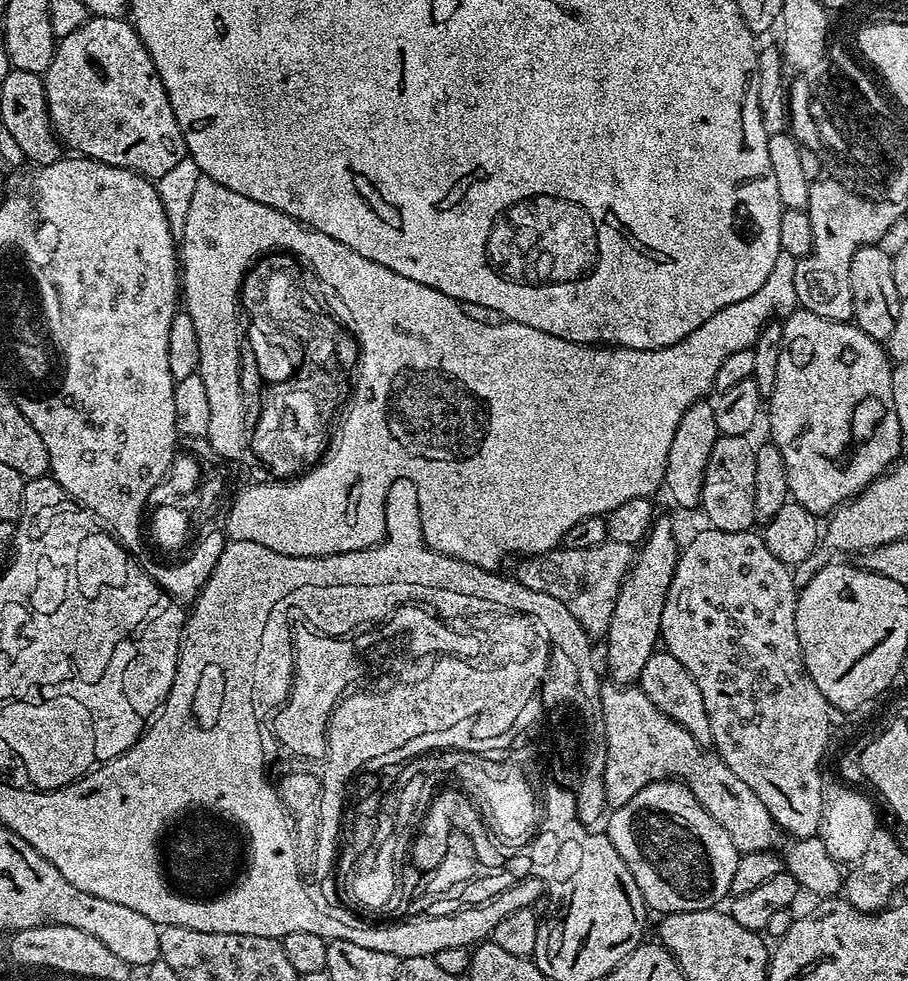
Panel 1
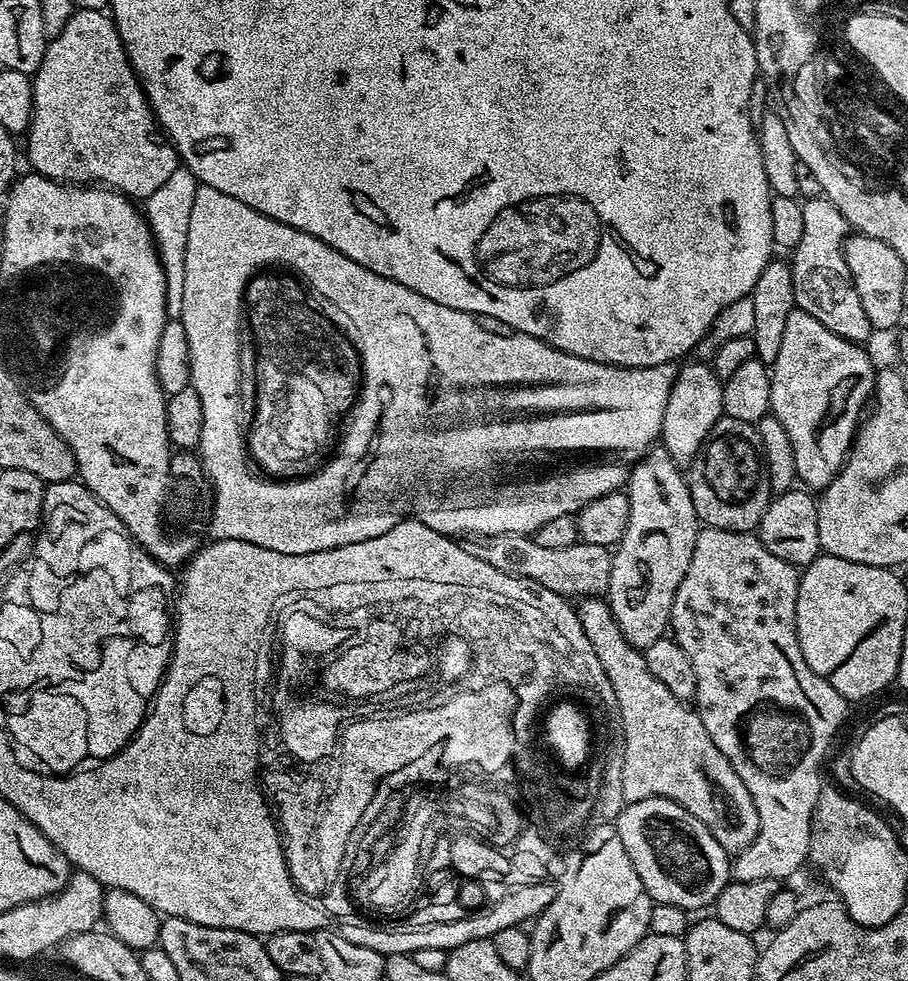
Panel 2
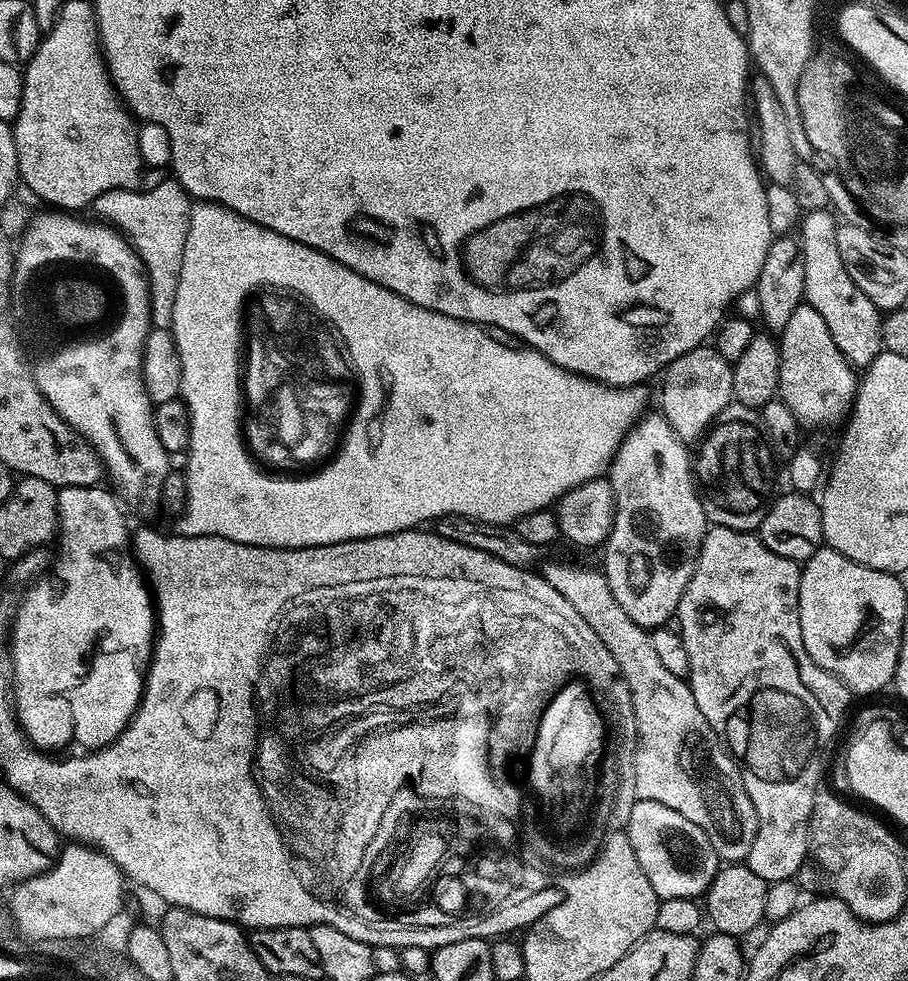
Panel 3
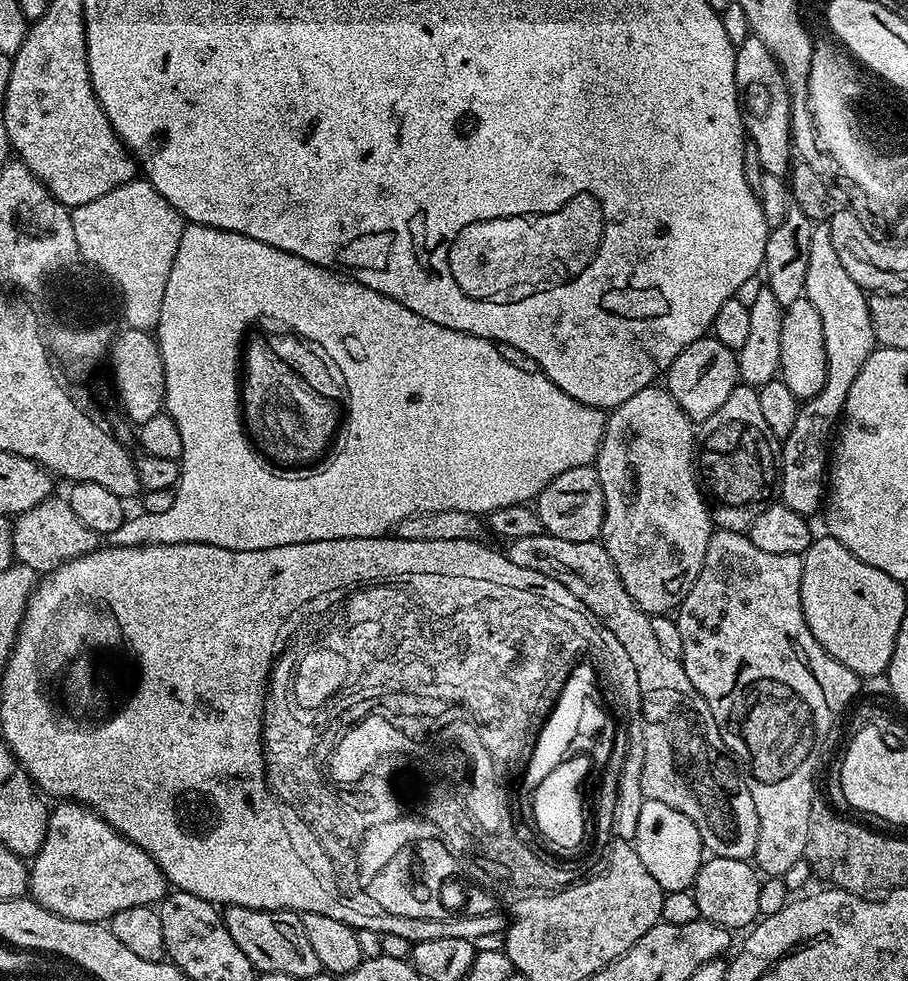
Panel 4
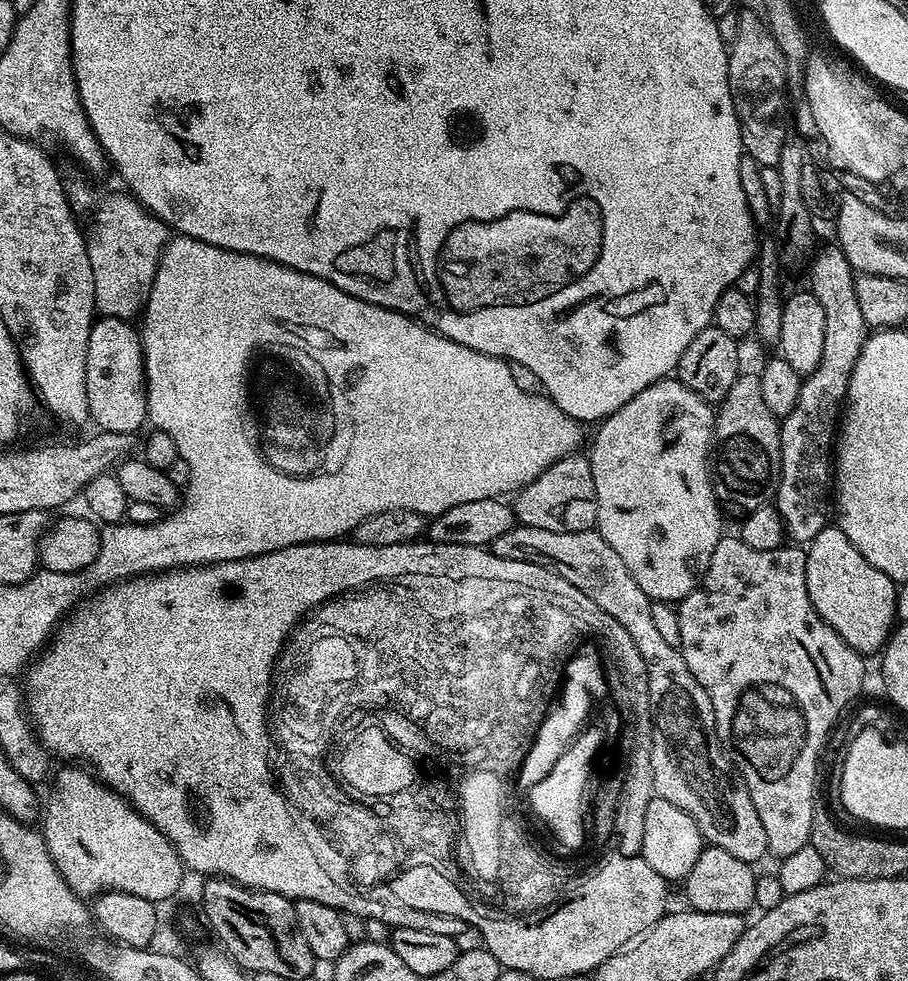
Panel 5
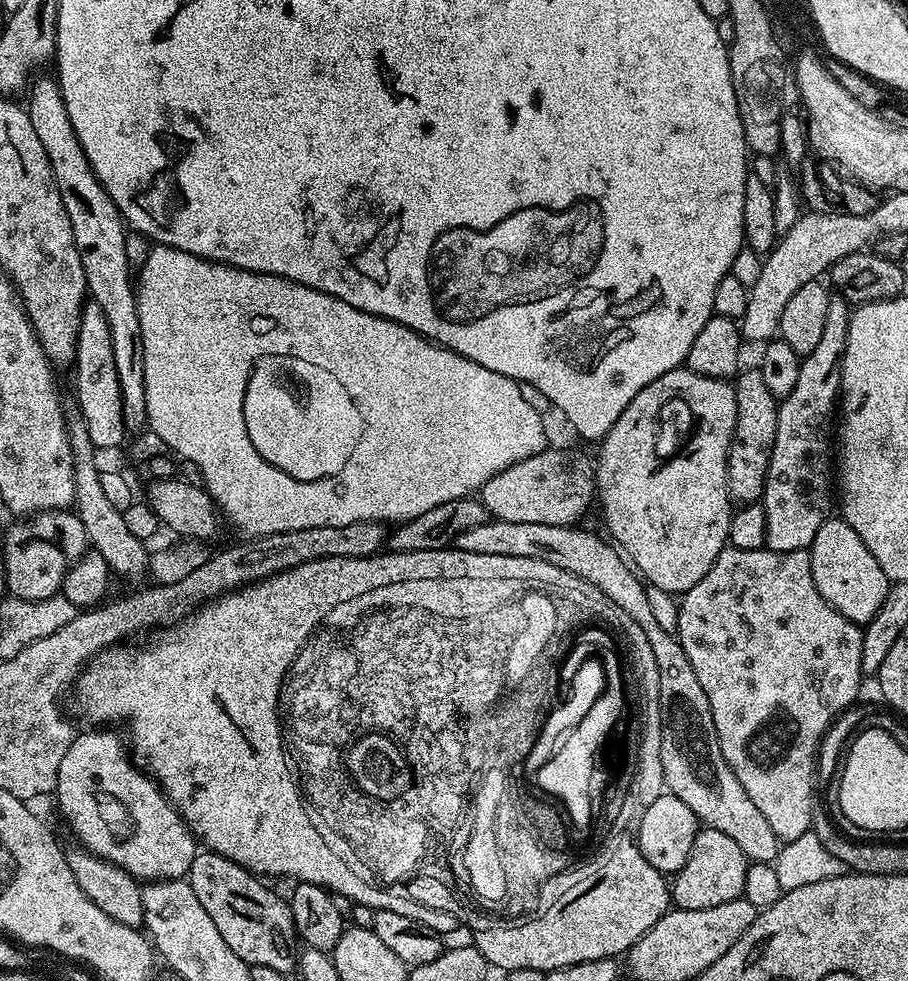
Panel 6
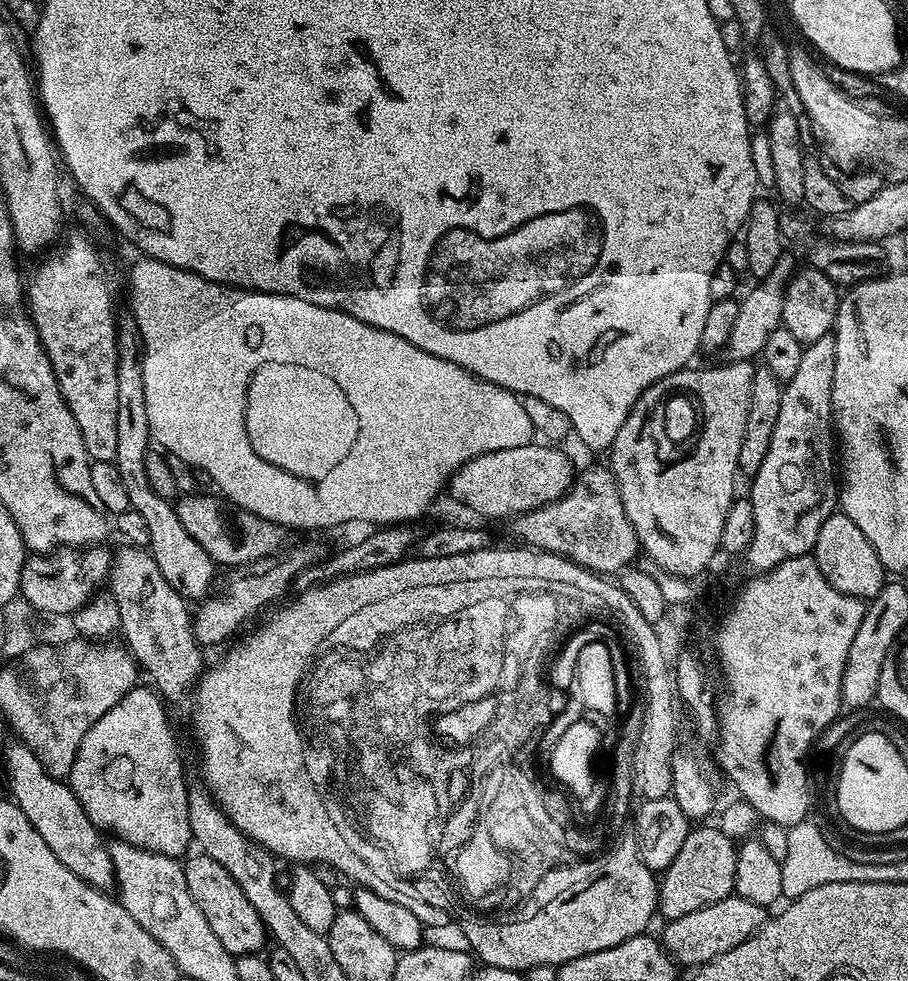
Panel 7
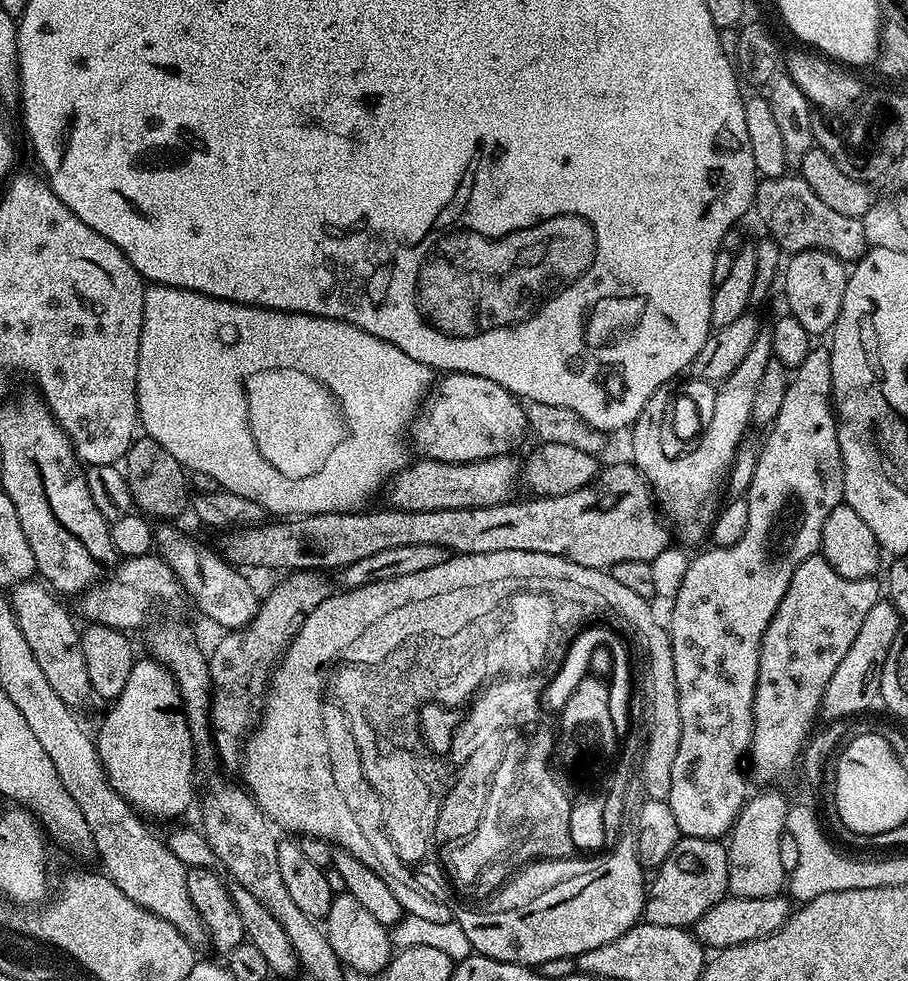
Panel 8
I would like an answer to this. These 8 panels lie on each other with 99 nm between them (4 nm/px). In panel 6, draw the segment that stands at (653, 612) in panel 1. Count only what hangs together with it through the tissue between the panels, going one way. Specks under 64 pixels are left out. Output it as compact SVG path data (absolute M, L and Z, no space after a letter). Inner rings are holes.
M681 366L675 372L662 374L662 378L650 382L650 386L642 389L630 402L630 406L626 406L626 410L622 410L618 422L614 422L614 426L610 426L604 439L599 441L600 453L594 456L596 494L598 508L600 504L601 510L604 511L604 522L608 526L609 532L607 535L619 545L633 569L653 588L666 590L673 594L688 592L694 586L698 586L698 582L702 582L702 578L706 578L706 570L710 570L710 566L714 566L718 554L728 544L728 531L734 511L734 501L728 494L728 451L734 434L737 414L736 389L729 381L706 378L702 374L690 372L687 367Z

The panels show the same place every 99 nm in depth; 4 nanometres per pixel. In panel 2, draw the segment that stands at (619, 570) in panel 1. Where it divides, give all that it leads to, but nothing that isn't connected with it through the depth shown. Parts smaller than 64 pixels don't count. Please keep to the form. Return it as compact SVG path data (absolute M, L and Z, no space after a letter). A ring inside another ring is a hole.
M513 532L468 536L463 545L466 554L474 554L474 558L494 566L494 570L533 580L546 586L546 590L554 590L565 598L600 598L608 590L612 552L602 546L577 542L574 546L553 550L551 546L538 546L534 538L519 536Z

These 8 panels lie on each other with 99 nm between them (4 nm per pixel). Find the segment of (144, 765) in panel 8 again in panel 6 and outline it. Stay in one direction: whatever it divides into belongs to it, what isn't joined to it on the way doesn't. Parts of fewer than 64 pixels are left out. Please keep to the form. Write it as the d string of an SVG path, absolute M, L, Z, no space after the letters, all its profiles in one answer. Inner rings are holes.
M88 730L73 735L66 758L58 765L54 799L79 843L141 882L187 877L198 841L168 801L163 788L134 763L126 740L116 730Z

